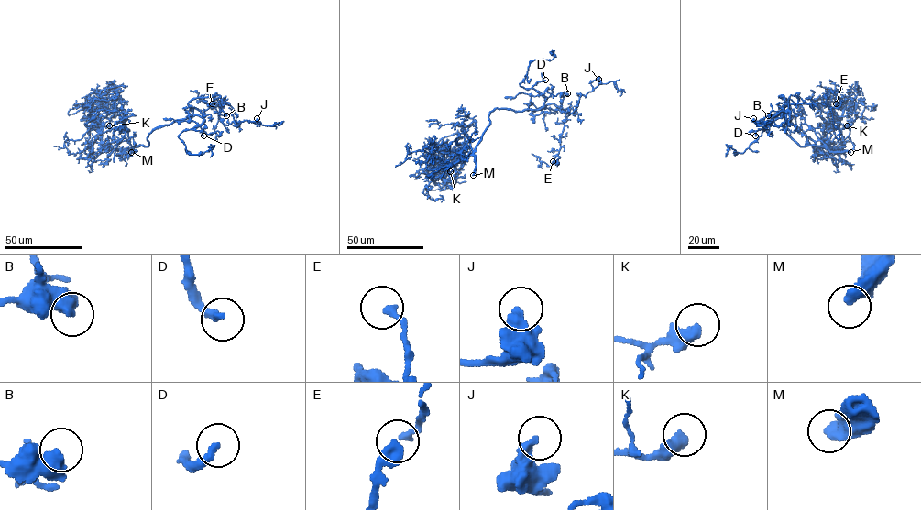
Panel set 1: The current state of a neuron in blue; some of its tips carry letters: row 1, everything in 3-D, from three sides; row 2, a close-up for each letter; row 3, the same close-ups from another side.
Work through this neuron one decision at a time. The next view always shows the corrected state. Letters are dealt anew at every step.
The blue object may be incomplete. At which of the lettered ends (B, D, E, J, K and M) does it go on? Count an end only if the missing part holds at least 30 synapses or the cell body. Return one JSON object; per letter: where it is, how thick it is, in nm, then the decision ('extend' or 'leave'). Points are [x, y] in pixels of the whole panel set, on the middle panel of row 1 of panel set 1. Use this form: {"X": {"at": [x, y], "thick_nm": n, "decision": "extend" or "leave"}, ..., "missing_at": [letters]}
{"B": {"at": [567, 93], "thick_nm": 550, "decision": "leave"}, "D": {"at": [545, 80], "thick_nm": 240, "decision": "extend"}, "E": {"at": [553, 161], "thick_nm": 220, "decision": "leave"}, "J": {"at": [598, 79], "thick_nm": 420, "decision": "leave"}, "K": {"at": [450, 171], "thick_nm": 480, "decision": "leave"}, "M": {"at": [473, 175], "thick_nm": 500, "decision": "extend"}, "missing_at": ["D", "M"]}

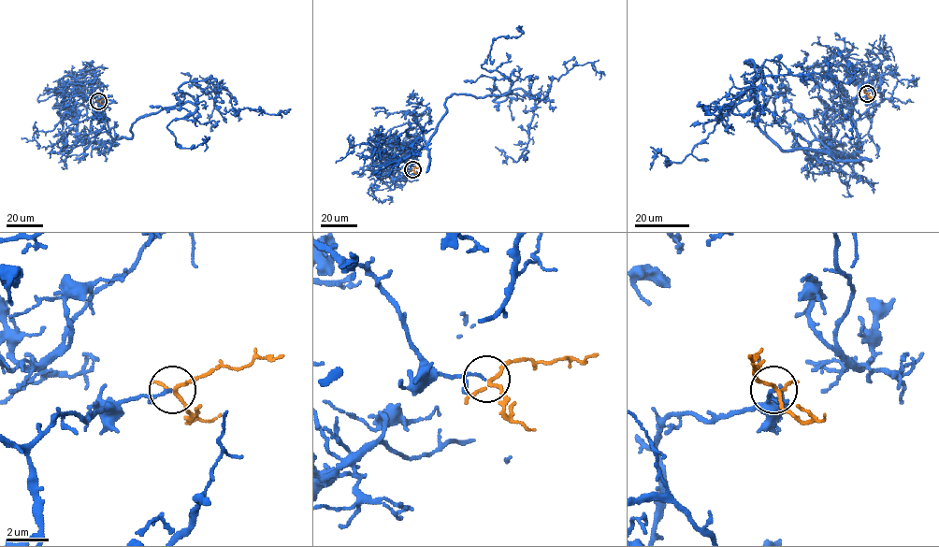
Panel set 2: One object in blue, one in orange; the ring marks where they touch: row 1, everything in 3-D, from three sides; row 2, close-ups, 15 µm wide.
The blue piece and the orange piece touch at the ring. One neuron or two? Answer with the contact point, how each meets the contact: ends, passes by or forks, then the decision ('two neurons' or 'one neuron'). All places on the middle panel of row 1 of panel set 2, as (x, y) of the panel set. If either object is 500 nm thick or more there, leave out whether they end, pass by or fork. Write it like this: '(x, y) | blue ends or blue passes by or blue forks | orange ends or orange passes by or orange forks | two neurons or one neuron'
(412, 169) | blue ends | orange forks | one neuron

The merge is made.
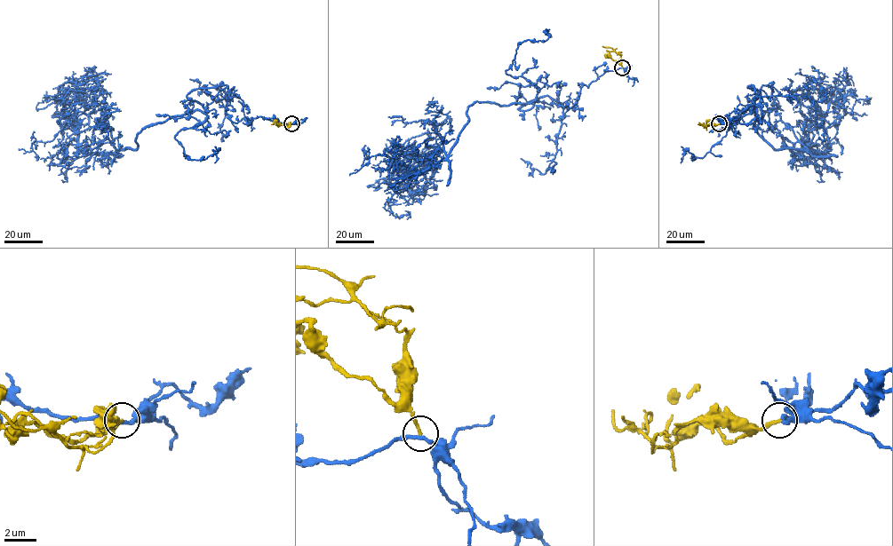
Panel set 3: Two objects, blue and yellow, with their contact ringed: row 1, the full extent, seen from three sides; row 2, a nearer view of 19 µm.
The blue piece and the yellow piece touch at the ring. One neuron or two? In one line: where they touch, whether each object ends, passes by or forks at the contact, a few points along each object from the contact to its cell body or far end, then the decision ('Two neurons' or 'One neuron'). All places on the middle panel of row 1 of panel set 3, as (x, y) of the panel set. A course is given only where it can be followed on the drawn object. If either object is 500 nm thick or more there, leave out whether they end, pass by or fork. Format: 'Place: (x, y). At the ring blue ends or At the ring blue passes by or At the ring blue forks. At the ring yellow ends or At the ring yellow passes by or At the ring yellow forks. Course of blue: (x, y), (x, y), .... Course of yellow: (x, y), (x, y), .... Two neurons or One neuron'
Place: (622, 67). At the ring blue passes by. At the ring yellow ends. Course of blue: (622, 67), (568, 108), (475, 101), (426, 169), (402, 170), (396, 144), (396, 180). Course of yellow: (622, 67), (619, 54), (602, 46). Two neurons

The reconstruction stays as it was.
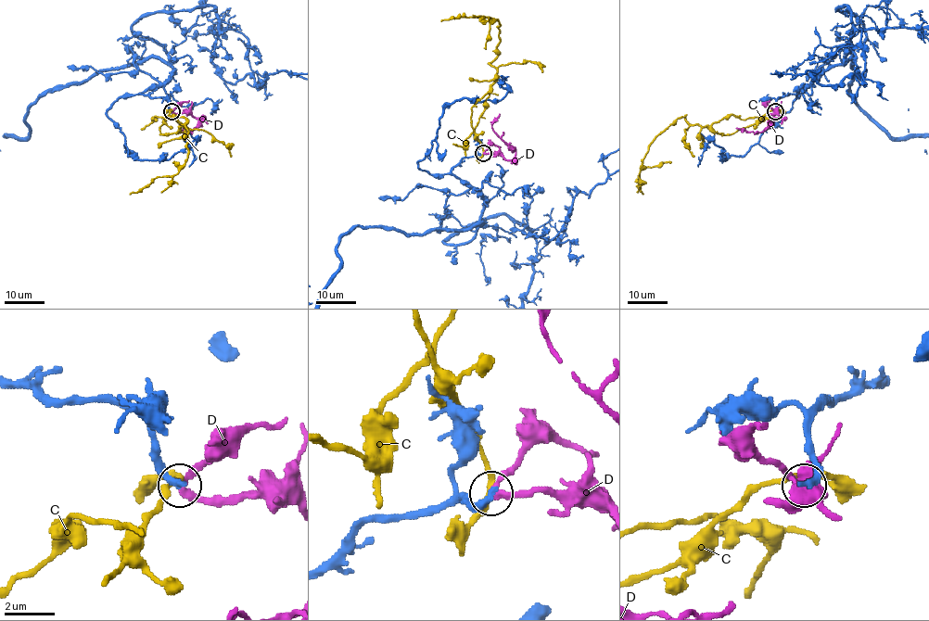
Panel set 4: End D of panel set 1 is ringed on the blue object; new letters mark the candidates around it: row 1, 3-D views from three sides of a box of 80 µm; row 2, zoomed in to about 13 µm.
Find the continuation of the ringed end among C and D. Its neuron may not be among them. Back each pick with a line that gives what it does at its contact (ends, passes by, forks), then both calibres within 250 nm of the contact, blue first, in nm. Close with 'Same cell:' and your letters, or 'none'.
D: It passes by. Thickness 280 nm (blue) against 240 nm
Same cell: D

